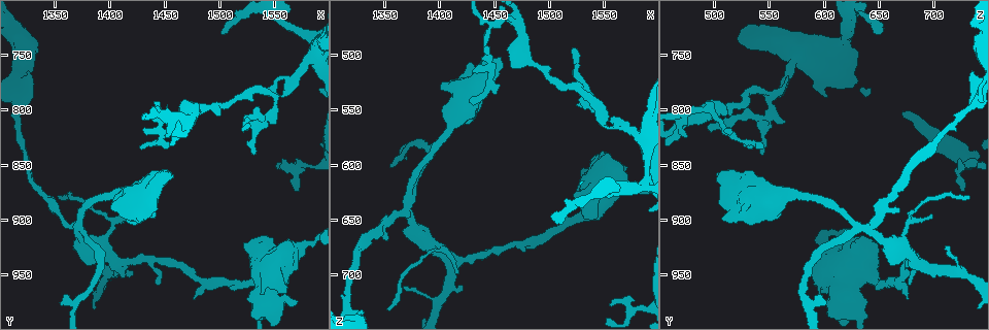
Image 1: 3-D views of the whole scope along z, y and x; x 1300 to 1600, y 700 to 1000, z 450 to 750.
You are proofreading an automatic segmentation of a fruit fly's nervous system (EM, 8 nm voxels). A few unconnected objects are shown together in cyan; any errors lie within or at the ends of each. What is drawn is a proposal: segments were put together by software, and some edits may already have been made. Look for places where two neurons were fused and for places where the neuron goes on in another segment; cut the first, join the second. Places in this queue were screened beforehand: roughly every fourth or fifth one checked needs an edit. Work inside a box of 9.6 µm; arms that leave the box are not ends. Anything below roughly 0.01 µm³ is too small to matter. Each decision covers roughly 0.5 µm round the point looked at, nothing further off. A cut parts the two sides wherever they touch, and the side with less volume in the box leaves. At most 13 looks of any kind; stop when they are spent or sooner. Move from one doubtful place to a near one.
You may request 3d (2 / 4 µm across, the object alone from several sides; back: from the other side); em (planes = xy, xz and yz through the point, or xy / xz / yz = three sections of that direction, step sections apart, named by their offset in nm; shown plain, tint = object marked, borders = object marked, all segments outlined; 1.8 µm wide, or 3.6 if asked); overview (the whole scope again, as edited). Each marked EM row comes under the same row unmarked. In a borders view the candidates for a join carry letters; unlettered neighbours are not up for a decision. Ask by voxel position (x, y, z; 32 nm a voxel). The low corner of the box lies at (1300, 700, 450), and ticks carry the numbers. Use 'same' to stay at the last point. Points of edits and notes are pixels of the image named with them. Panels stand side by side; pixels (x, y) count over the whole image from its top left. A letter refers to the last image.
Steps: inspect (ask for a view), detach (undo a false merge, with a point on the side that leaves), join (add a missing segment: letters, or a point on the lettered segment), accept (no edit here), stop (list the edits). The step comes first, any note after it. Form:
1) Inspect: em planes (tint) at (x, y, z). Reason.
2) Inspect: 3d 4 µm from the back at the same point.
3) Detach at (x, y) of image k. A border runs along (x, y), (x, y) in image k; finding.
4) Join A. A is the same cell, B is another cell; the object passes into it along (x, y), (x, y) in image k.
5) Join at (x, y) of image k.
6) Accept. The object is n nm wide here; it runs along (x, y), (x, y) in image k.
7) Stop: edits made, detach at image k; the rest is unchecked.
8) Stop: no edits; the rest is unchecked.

Inspect: 3d 2 µm at (1504, 732, 650). Long arm stops here.

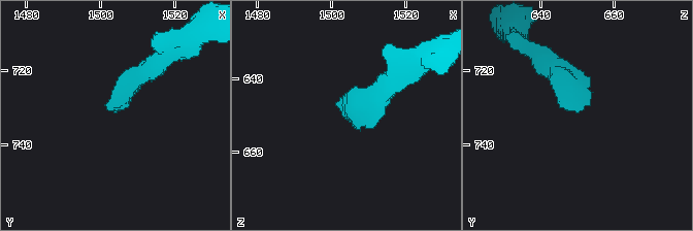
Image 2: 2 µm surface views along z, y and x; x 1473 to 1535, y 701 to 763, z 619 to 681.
Inspect: em planes (borders) at (1503, 731, 650). Need the tissue.

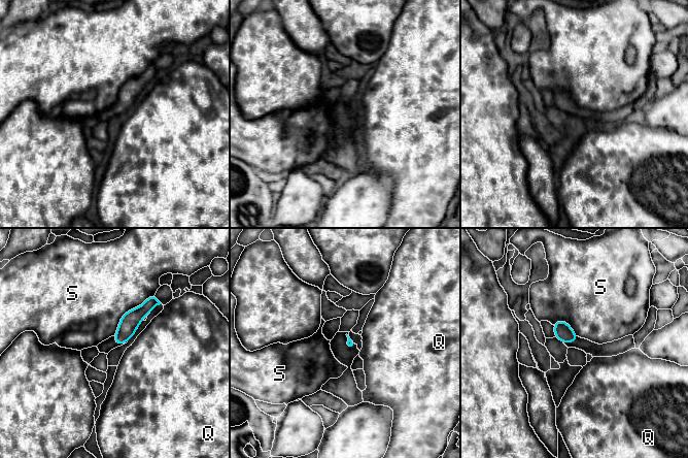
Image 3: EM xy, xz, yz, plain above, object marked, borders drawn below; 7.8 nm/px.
Accept. Q and S are other cells; it runs along (153, 298), (128, 325), (118, 341) in image 3; none of them fits.

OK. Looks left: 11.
Inspect: 3d 4 µm at (1372, 908, 642). Calibre changes.

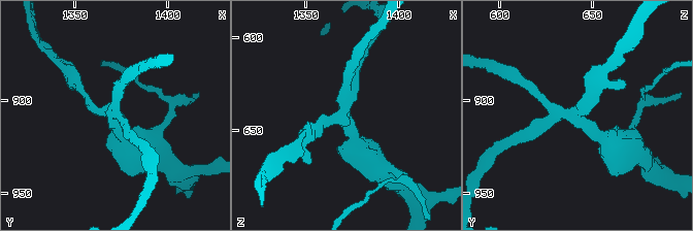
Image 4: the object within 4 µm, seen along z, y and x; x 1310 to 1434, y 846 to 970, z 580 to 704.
Inspect: em planes (borders) at (1370, 909, 643). 4 arms meet here; now the EM.

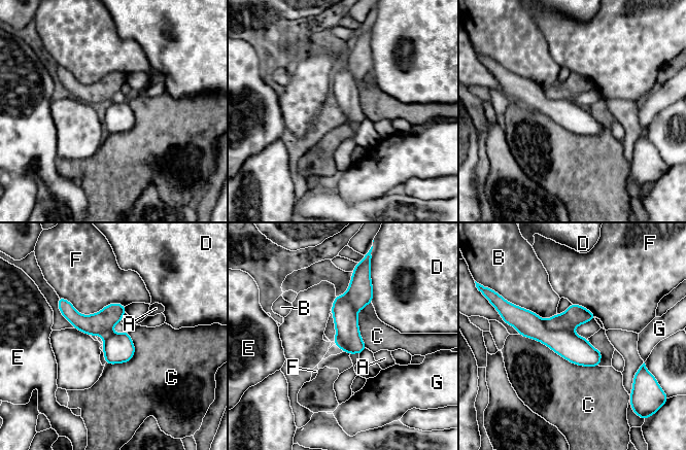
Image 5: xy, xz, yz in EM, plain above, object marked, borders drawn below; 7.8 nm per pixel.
Detach at (576, 315) of image 5. A, B, C, D, E, F and G are other cells; a border runs along (543, 320), (550, 330), (572, 332) in image 5; two neurons meet here.

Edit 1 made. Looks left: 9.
Inspect: 3d 4 µm from the back at (1520, 814, 494). Branch stops here.

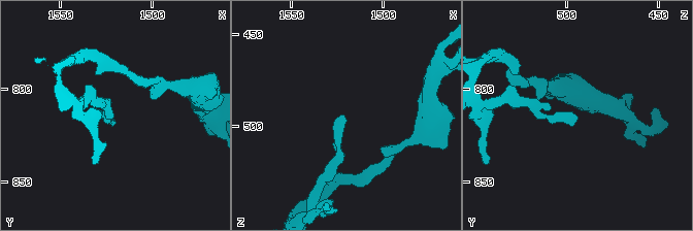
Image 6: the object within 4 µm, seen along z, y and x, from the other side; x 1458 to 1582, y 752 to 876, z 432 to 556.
Inspect: em planes (borders) at (1522, 817, 495).

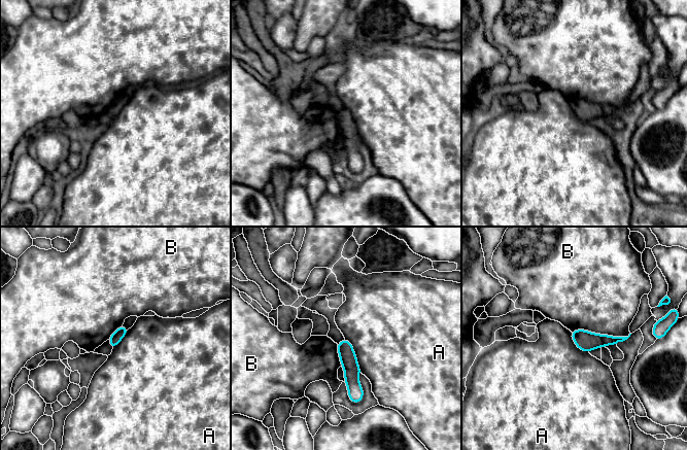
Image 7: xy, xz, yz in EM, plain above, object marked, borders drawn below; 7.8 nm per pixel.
Accept. The object is 90 nm wide here; A and B are other cells; a border runs along (344, 337), (353, 349), (362, 373) in image 7; none of them fits.

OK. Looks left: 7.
Inspect: em planes (borders) at (1554, 786, 556). Sharp bend.

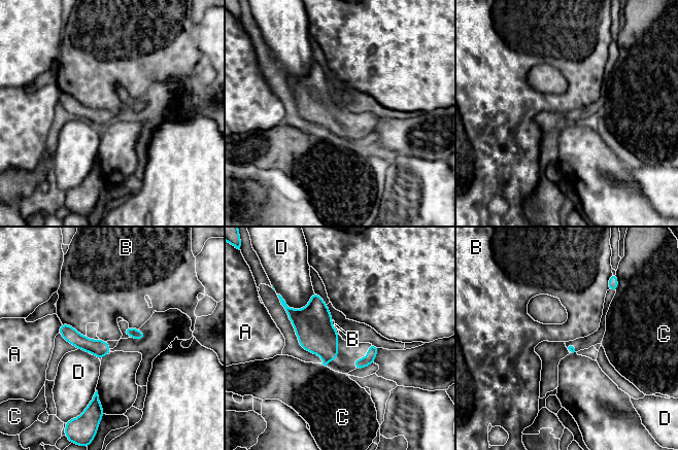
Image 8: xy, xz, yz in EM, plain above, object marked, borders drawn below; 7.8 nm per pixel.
Accept. A, B, C and D are other cells; it runs along (61, 330), (82, 343), (108, 349) in image 8; continuous, no second neuron.

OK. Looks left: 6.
Inspect: em planes (borders) at (1570, 872, 726). Tapers out.

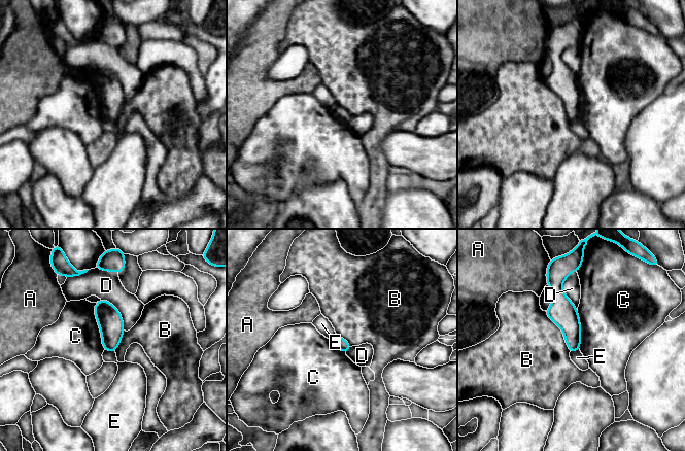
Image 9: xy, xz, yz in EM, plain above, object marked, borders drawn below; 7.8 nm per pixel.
Accept. A, B, C, D and E are other cells; a border runs along (544, 311), (561, 331), (570, 351) in image 9; none of them fits.

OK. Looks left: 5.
Stop: edits made, detach at image 5; the rest is unchecked.

